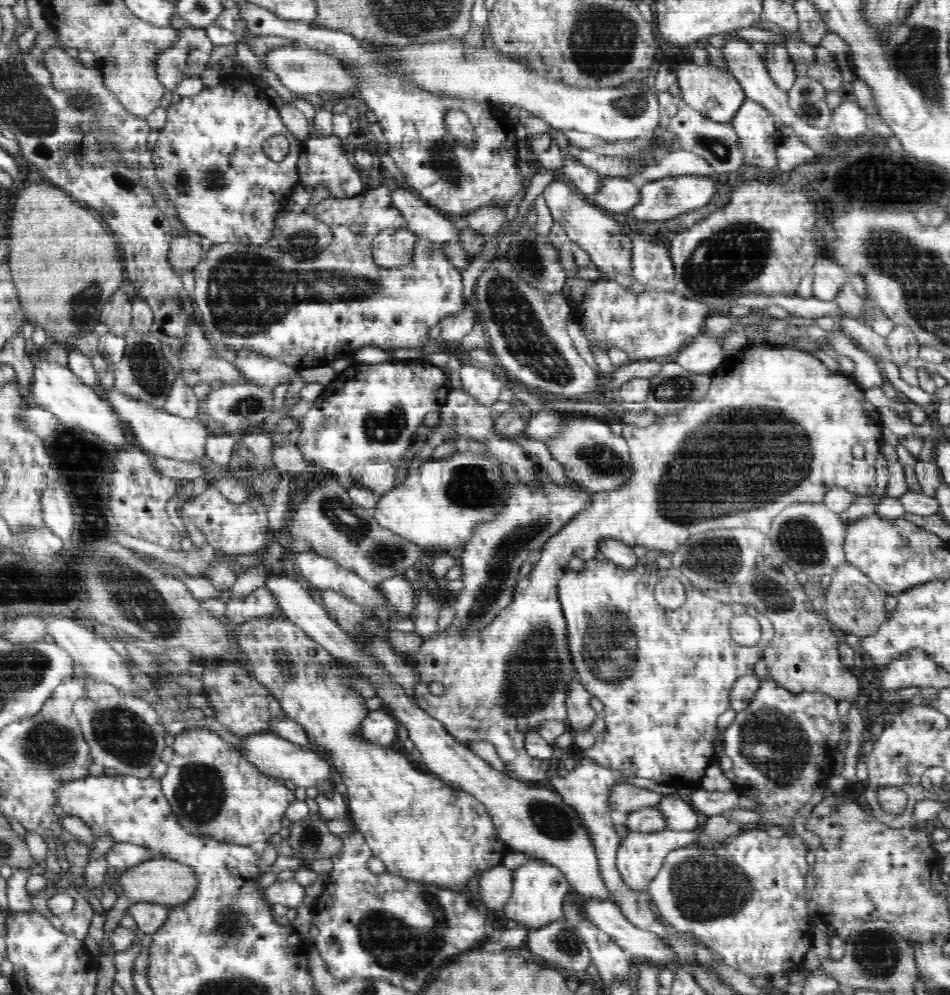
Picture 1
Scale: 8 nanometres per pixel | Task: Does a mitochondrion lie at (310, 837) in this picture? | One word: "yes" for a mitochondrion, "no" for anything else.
yes

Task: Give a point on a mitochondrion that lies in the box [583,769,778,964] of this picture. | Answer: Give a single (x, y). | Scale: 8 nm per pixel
(703, 888)

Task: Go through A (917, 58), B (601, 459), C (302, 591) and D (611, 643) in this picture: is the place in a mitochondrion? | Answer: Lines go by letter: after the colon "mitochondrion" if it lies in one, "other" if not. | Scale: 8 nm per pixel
A: mitochondrion
B: mitochondrion
C: other
D: mitochondrion

